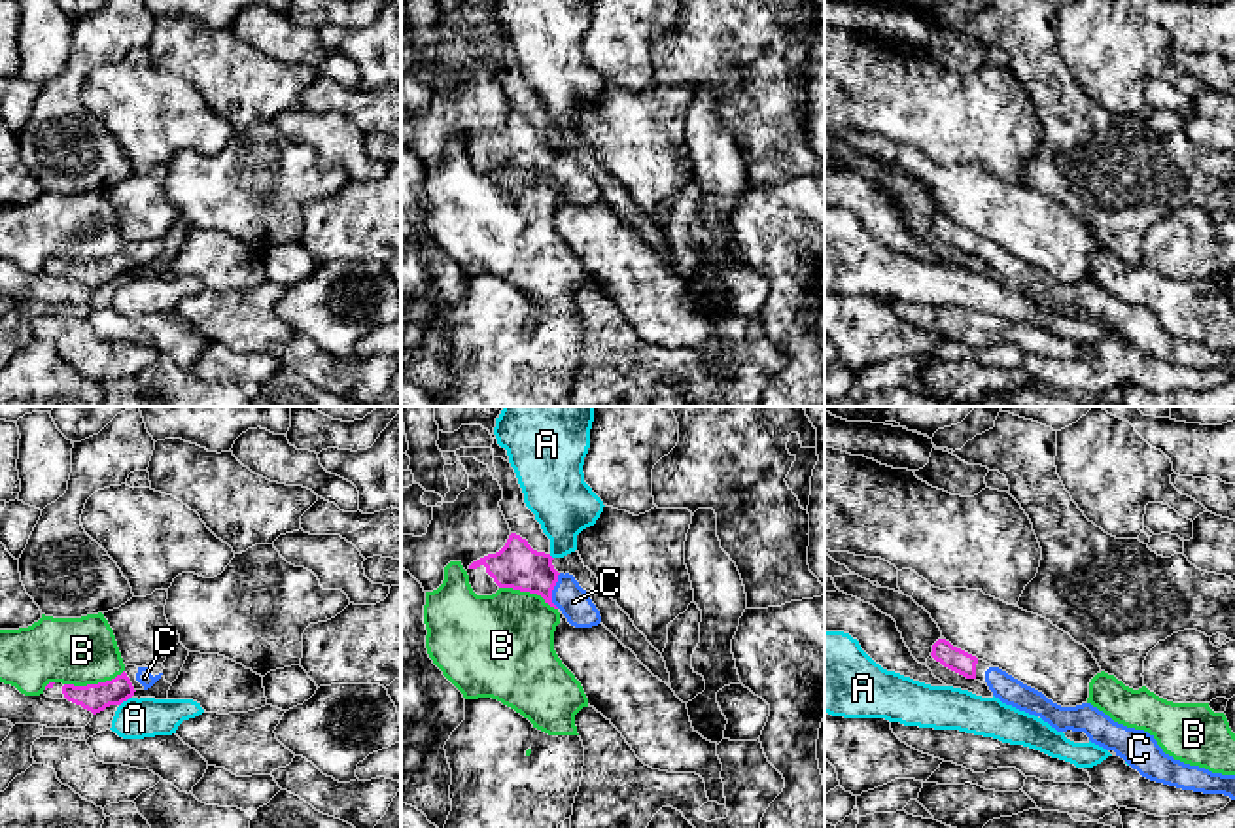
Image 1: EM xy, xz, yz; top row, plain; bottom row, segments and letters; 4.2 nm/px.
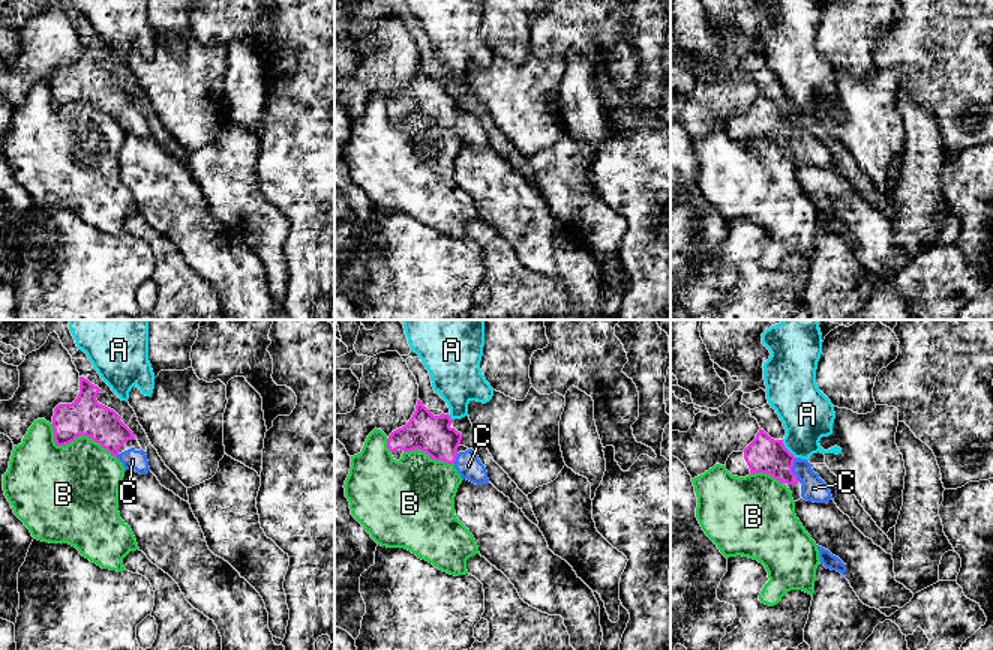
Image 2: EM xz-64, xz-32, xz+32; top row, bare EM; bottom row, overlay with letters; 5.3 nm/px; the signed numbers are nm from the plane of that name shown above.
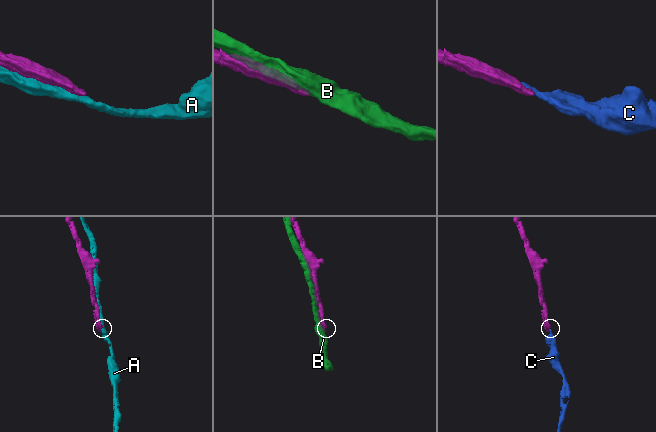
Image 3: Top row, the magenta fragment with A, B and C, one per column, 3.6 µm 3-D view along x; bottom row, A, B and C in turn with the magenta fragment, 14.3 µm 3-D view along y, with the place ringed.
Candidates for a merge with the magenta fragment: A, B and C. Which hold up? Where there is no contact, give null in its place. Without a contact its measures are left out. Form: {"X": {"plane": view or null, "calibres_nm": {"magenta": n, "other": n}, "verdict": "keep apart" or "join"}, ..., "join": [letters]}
{"A": {"plane": "xy", "calibres_nm": {"magenta": 120, "other": 180}, "verdict": "keep apart"}, "B": {"plane": "xy", "calibres_nm": {"magenta": 120, "other": 280}, "verdict": "keep apart"}, "C": {"plane": "xz", "calibres_nm": {"magenta": 200, "other": 140}, "verdict": "join"}, "join": ["C"]}

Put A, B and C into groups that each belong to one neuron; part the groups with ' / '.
A / B / C

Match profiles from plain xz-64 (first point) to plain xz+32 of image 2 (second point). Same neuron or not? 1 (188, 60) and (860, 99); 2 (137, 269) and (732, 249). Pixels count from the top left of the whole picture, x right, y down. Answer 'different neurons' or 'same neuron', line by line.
1: same neuron
2: same neuron

